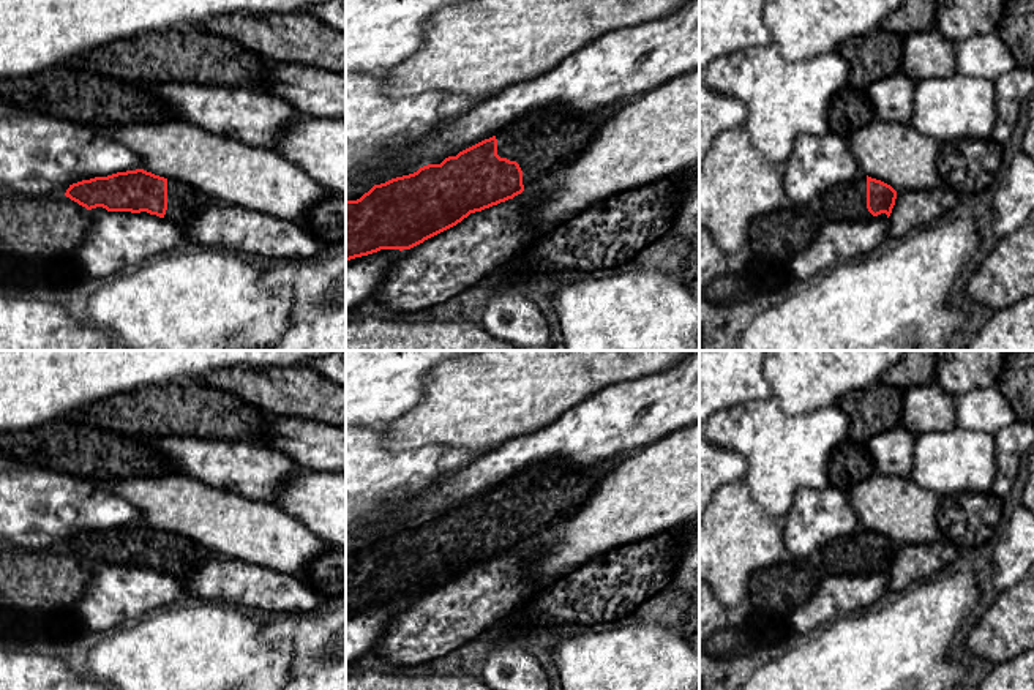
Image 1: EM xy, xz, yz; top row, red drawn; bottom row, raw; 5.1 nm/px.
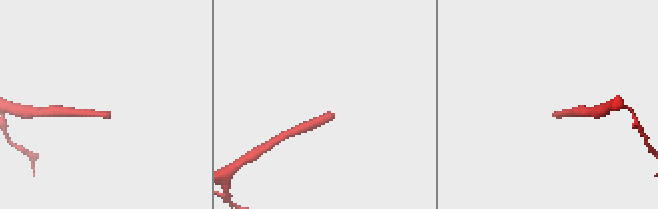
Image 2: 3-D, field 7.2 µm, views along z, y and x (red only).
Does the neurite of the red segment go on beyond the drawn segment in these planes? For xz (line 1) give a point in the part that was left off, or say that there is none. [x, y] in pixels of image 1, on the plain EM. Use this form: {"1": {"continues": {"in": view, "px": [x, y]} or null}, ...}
{"1": {"continues": {"in": "xz", "px": [542, 498]}}}

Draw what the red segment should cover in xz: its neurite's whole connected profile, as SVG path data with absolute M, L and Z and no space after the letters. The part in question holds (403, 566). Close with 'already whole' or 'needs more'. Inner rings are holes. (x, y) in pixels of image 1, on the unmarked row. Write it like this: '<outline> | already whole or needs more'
M630 453L586 467L534 469L485 493L440 518L374 538L357 554L346 554L346 614L380 603L410 603L481 565L534 542L543 531L573 515L600 480Z | needs more

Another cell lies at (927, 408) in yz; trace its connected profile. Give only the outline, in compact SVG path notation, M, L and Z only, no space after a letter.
M936 382L905 390L901 425L914 436L955 426L955 399Z

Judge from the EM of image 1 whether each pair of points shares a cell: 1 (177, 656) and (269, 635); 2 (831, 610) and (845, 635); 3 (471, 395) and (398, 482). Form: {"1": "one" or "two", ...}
{"1": "two", "2": "two", "3": "two"}

